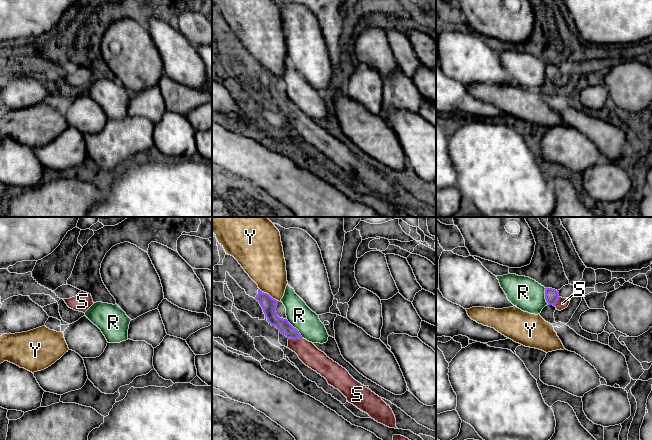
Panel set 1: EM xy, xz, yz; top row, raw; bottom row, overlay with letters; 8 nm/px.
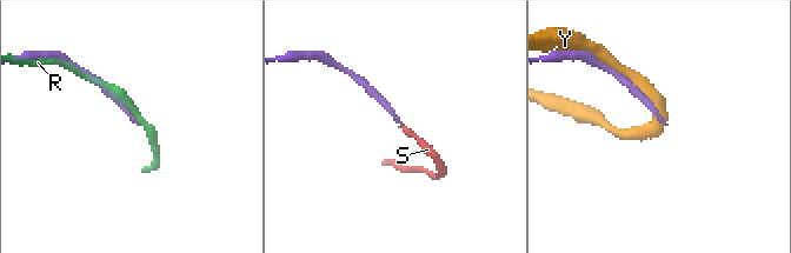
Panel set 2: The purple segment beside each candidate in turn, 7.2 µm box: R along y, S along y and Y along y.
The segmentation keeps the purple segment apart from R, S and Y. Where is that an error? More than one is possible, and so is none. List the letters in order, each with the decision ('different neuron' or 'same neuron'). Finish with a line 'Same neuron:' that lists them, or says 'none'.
R: different neuron
S: same neuron
Y: different neuron
Same neuron: S

